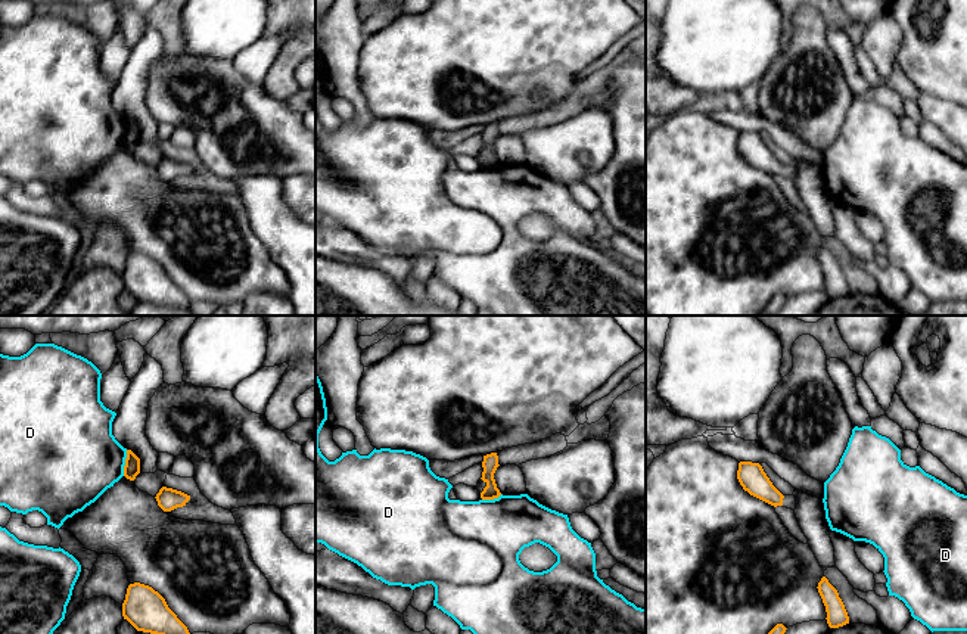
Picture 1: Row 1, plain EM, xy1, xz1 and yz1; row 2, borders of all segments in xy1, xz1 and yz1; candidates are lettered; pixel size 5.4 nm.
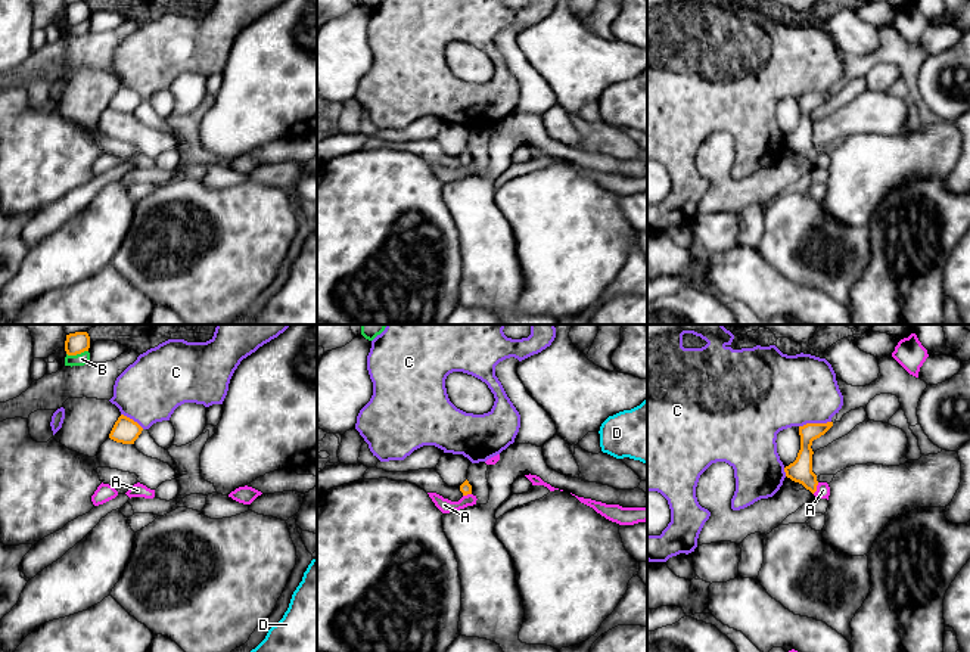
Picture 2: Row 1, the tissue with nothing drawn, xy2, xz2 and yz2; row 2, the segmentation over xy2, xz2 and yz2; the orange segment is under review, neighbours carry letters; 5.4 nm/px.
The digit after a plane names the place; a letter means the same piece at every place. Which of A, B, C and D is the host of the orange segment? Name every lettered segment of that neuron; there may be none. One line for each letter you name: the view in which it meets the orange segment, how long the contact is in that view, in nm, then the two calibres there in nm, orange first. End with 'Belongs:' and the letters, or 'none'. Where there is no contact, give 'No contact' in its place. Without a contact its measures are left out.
Belongs: none

